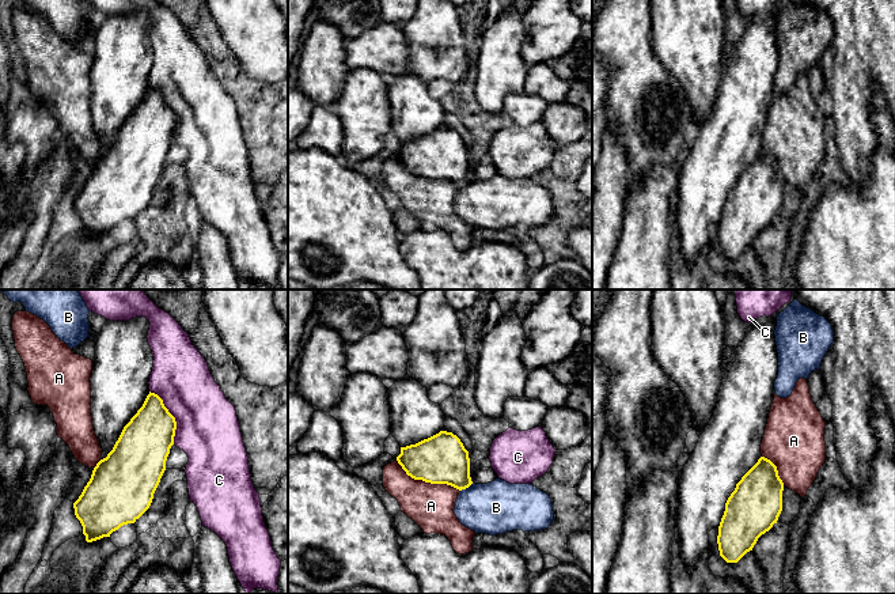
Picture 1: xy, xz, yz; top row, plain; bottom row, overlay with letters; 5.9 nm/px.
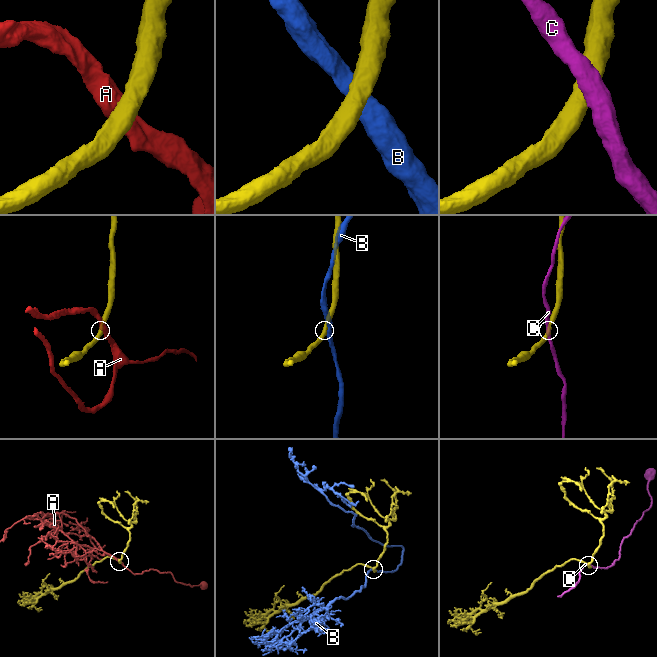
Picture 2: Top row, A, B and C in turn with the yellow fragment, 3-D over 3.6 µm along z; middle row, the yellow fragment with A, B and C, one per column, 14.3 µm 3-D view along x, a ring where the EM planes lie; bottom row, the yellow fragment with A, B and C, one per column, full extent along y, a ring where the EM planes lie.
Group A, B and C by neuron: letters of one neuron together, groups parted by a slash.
A / B C

